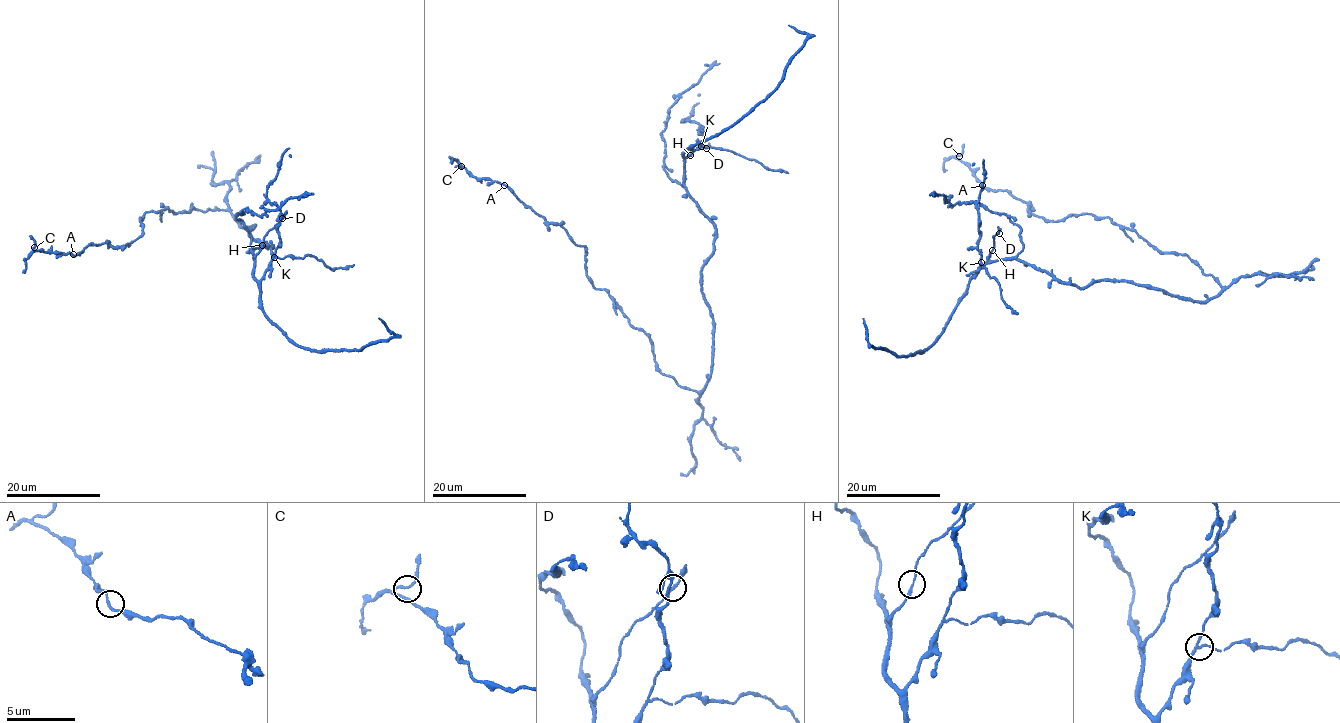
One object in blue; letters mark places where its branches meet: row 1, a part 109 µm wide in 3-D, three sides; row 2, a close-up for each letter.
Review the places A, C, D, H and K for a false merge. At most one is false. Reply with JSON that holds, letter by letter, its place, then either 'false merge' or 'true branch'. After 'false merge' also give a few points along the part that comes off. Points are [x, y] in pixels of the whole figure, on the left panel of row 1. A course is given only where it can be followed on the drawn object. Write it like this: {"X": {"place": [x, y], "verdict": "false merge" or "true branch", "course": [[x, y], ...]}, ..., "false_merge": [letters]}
{"A": {"place": [73, 254], "verdict": "true branch"}, "C": {"place": [34, 247], "verdict": "true branch"}, "D": {"place": [282, 218], "verdict": "true branch"}, "H": {"place": [262, 245], "verdict": "true branch"}, "K": {"place": [274, 257], "verdict": "false merge", "course": [[274, 257], [309, 255], [331, 268], [354, 264]]}, "false_merge": ["K"]}

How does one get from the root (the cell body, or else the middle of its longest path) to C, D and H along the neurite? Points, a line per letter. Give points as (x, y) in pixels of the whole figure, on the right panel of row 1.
C: (1175, 296), (1206, 301), (1221, 288), (1110, 217), (1039, 217), (982, 187), (959, 156)
D: (1175, 296), (1123, 280), (1097, 281), (1079, 288), (1058, 283), (1016, 259), (989, 260), (993, 236), (999, 233)
H: (1175, 296), (1123, 280), (1097, 281), (1079, 288), (1058, 283), (1016, 259), (989, 260), (992, 250)

